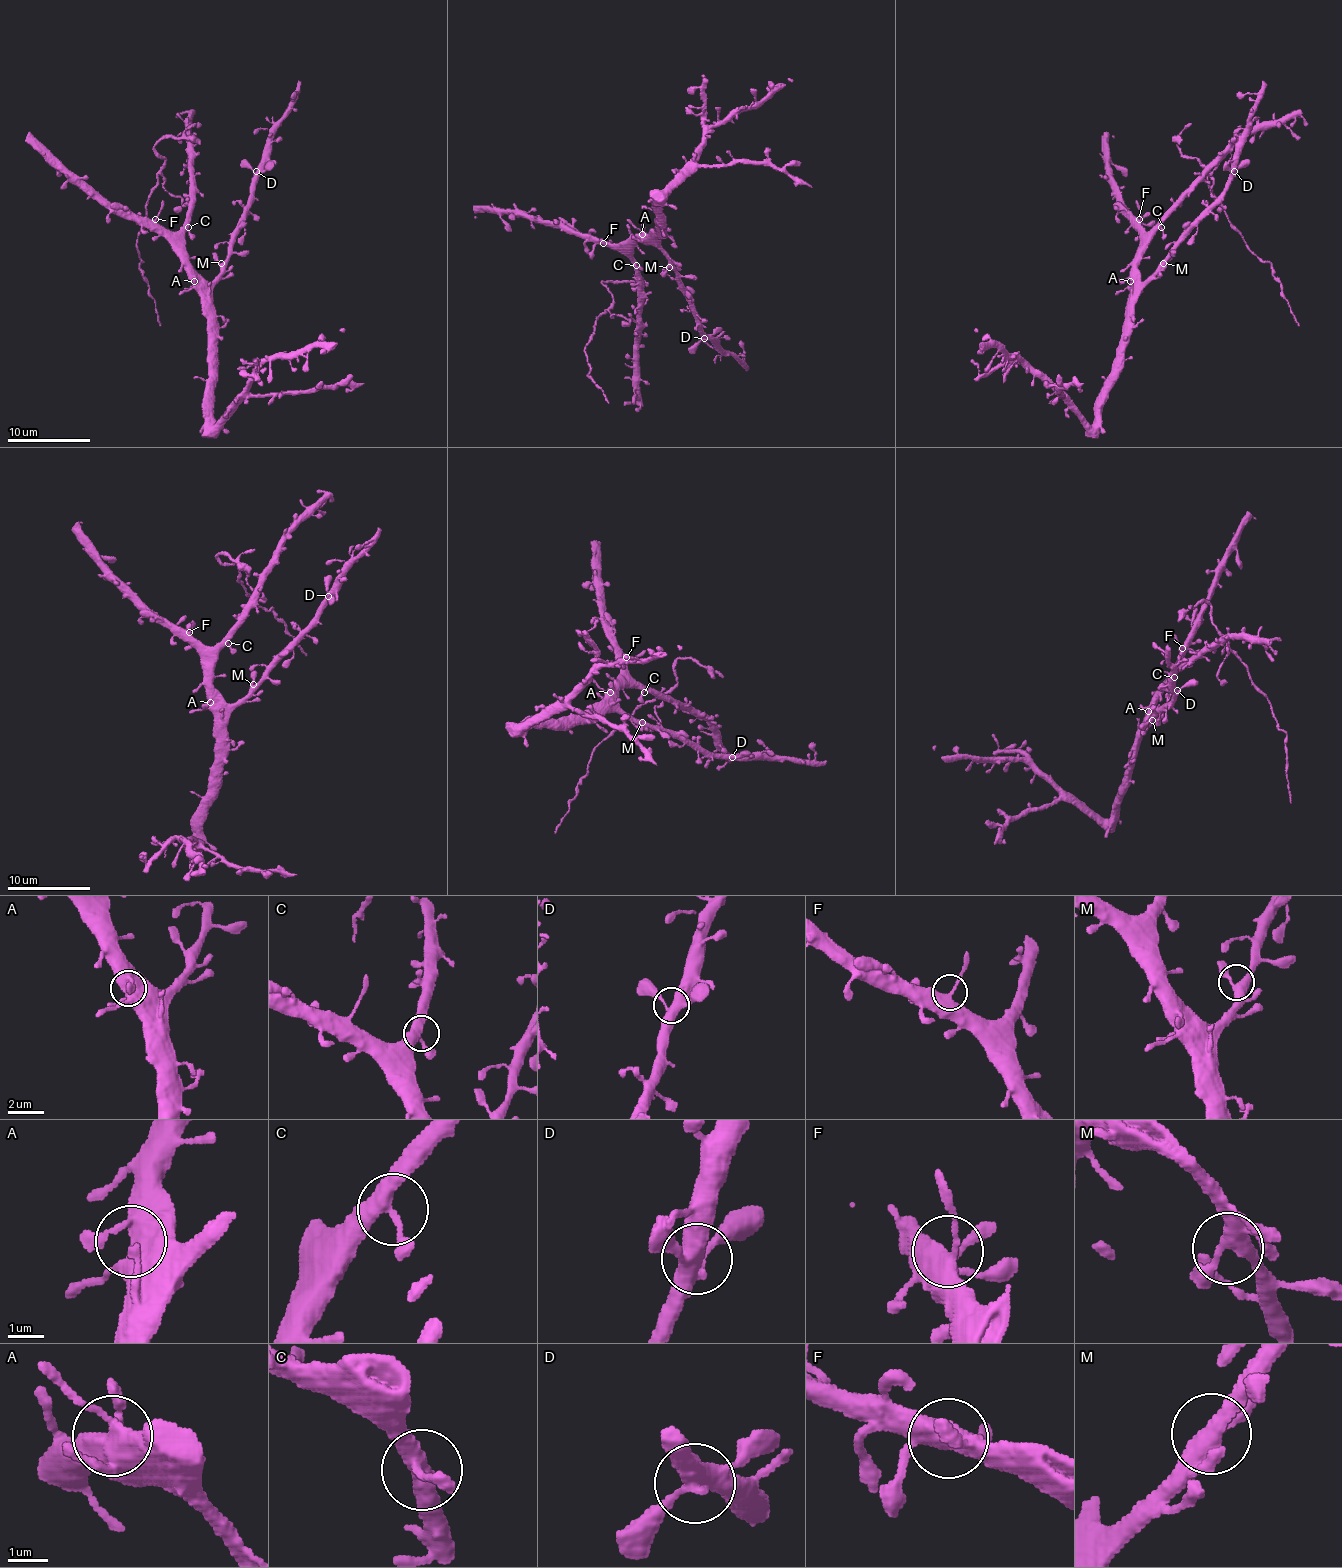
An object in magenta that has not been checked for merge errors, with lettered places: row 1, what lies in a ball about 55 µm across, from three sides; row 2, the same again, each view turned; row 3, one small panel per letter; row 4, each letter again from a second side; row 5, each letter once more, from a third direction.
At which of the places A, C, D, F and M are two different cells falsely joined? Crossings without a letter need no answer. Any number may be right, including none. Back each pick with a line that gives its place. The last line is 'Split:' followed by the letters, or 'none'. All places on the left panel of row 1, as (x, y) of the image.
Split: none

